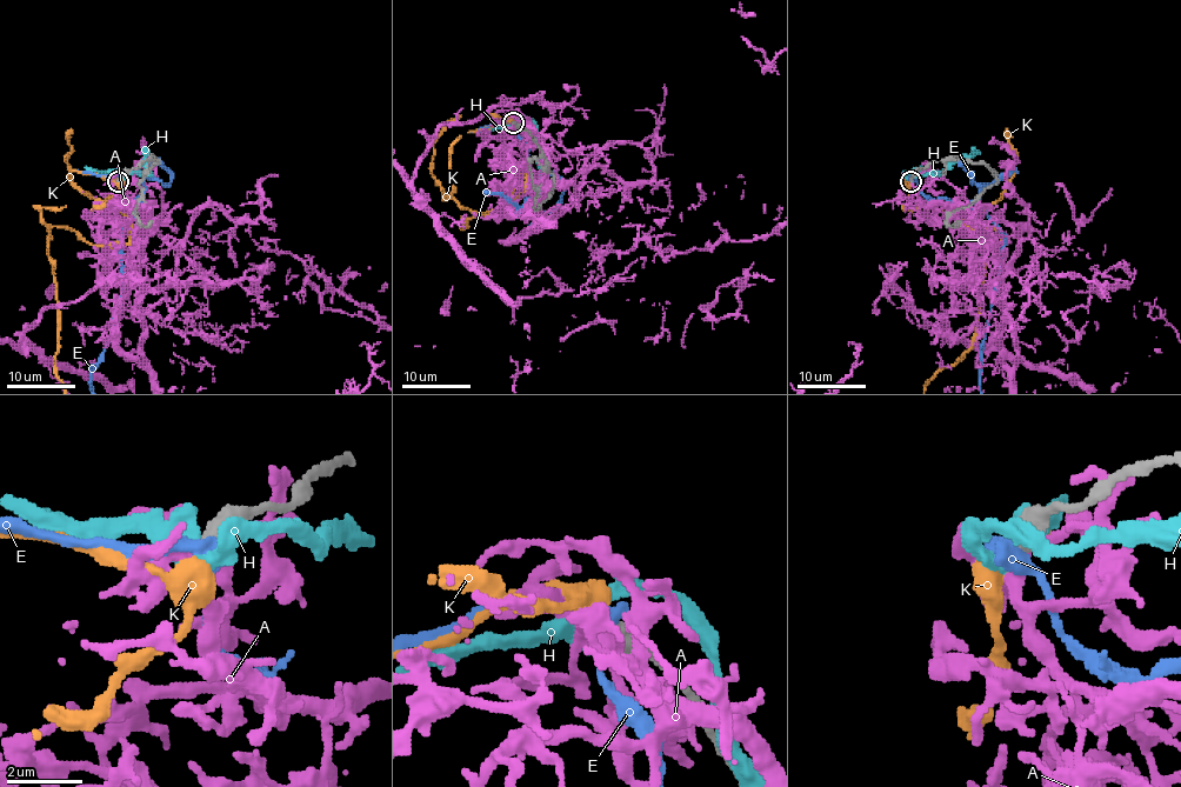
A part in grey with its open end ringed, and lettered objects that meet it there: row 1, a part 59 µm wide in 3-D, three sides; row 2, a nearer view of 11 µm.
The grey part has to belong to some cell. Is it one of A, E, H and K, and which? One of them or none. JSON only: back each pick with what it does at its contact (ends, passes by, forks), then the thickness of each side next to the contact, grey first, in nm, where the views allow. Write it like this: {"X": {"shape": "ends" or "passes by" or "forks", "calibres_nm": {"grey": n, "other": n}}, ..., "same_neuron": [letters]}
{"same_neuron": []}

